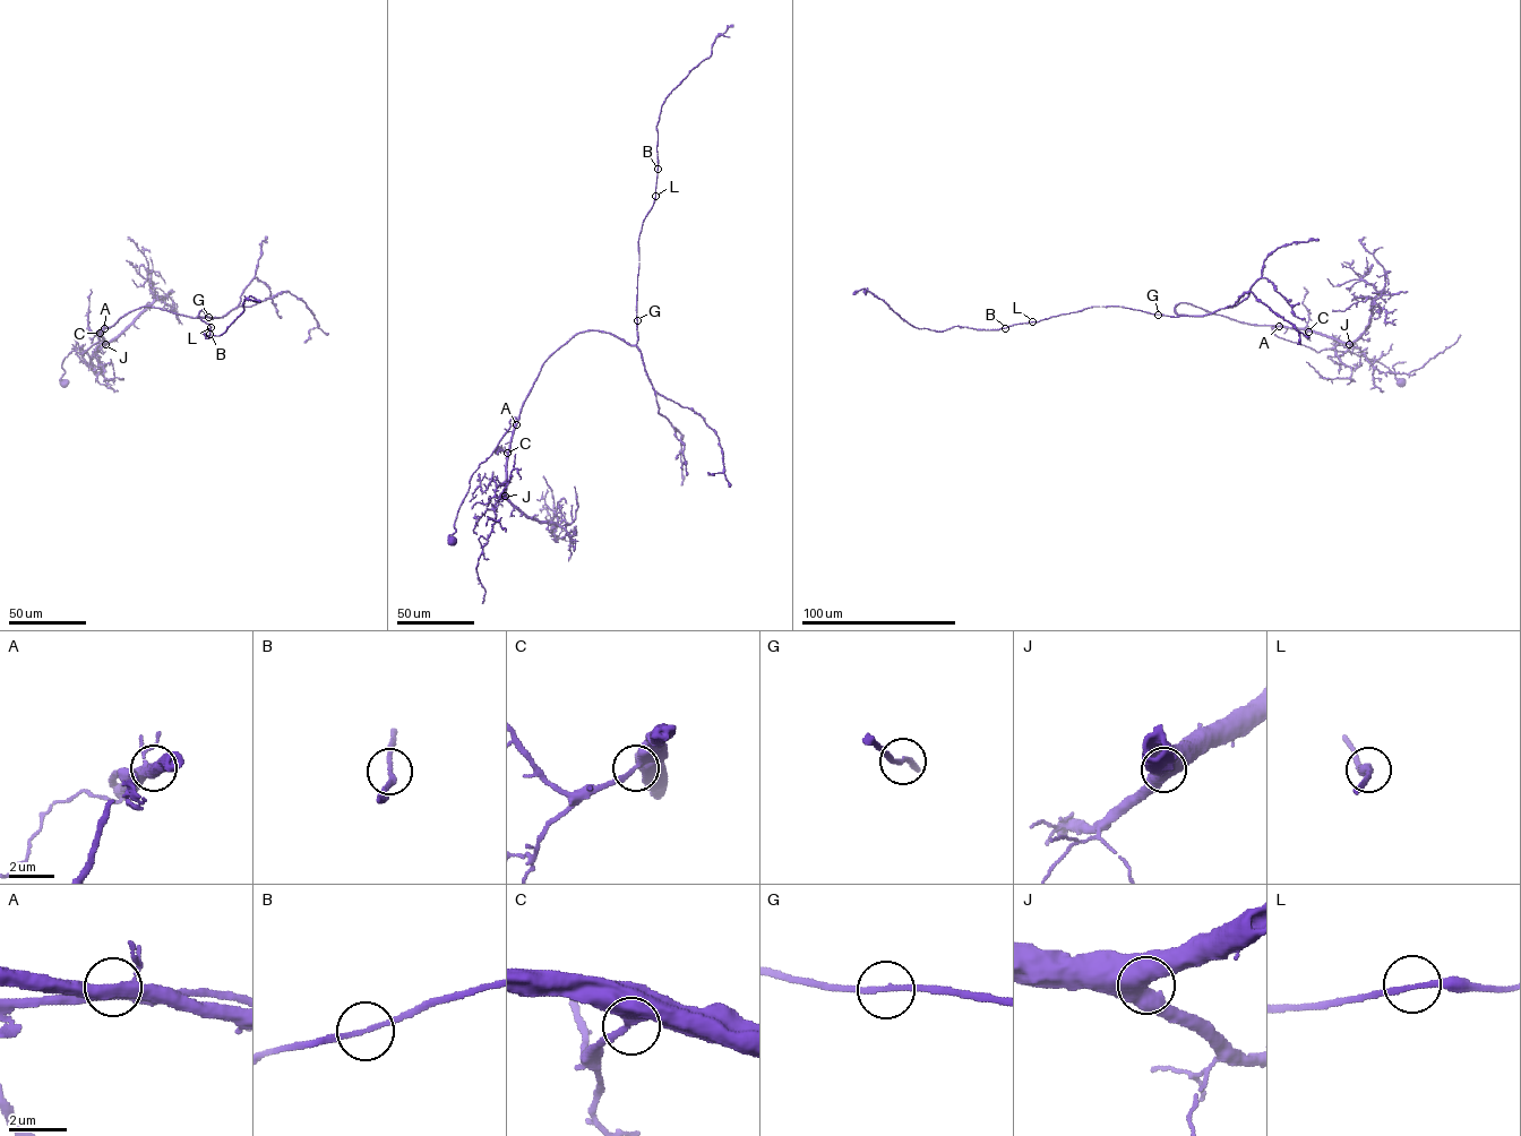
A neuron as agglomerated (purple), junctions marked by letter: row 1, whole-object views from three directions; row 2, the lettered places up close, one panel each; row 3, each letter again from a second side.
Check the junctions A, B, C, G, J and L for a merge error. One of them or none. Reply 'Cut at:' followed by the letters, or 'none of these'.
Cut at: none of these

